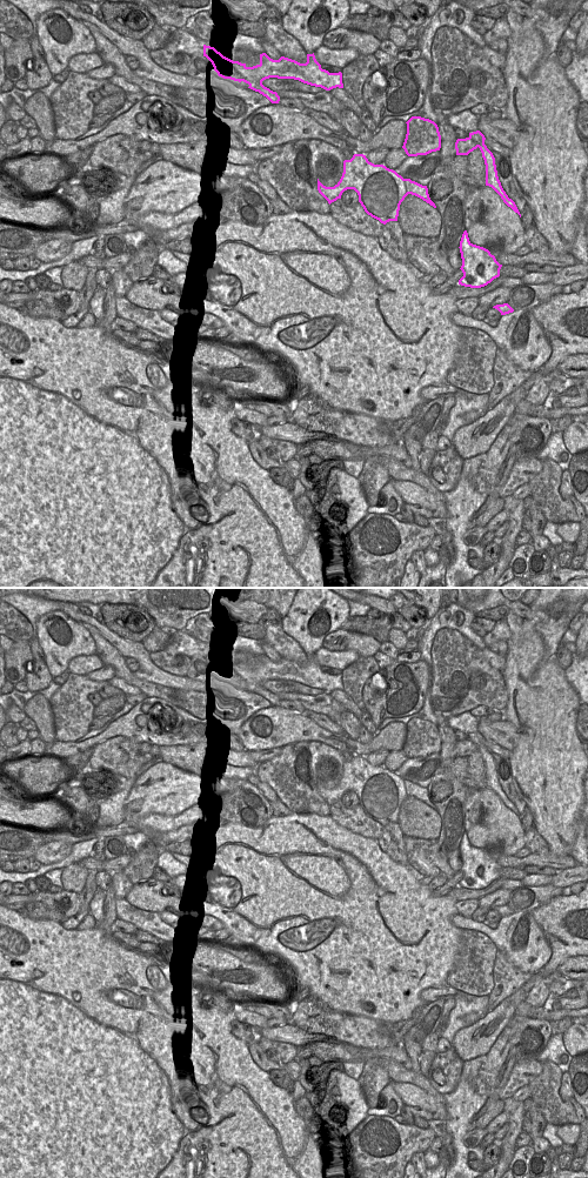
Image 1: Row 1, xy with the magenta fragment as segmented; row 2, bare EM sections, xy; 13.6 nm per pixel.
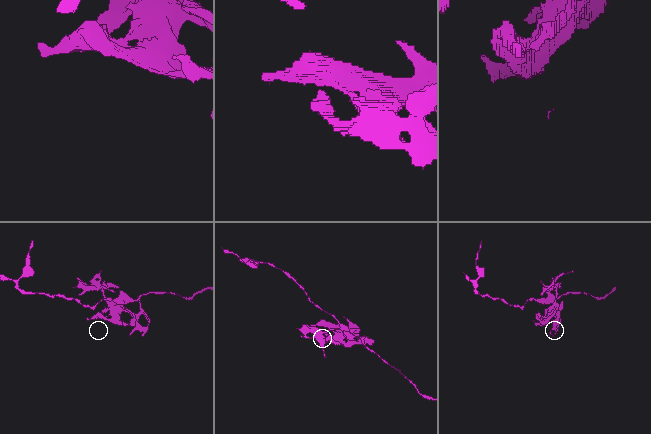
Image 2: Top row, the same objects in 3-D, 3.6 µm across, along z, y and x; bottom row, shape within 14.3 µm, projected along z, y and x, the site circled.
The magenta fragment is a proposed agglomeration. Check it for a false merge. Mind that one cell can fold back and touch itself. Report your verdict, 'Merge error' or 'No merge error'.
Merge error.

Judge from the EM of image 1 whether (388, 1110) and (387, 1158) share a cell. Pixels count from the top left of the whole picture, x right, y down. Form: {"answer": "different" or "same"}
{"answer": "different"}

